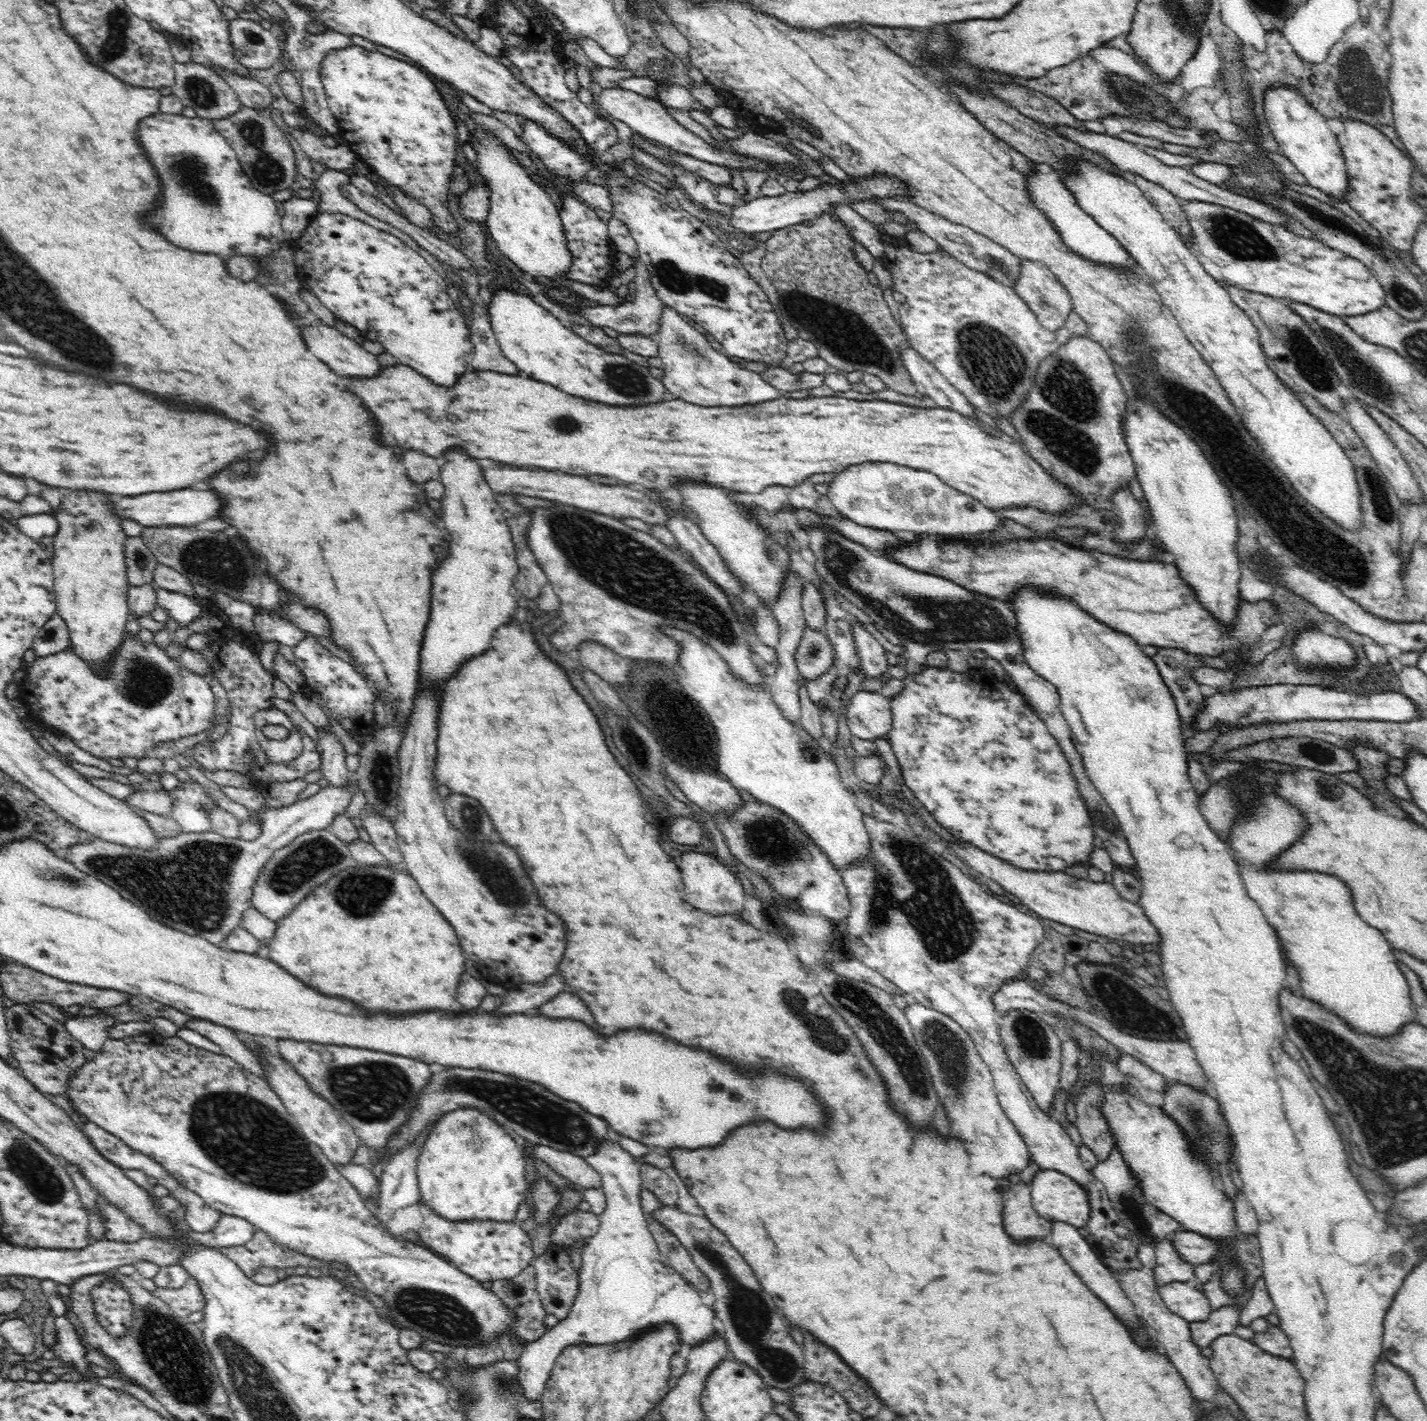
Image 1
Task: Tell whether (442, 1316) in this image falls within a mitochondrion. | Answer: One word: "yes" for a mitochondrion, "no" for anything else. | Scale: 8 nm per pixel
yes

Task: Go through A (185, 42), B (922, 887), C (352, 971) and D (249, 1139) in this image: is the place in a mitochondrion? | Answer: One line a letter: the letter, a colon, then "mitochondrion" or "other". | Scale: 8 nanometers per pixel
A: other
B: mitochondrion
C: other
D: mitochondrion

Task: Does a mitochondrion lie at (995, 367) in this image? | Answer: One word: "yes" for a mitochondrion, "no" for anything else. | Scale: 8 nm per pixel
yes

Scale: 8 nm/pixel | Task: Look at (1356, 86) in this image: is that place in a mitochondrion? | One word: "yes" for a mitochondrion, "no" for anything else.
yes

